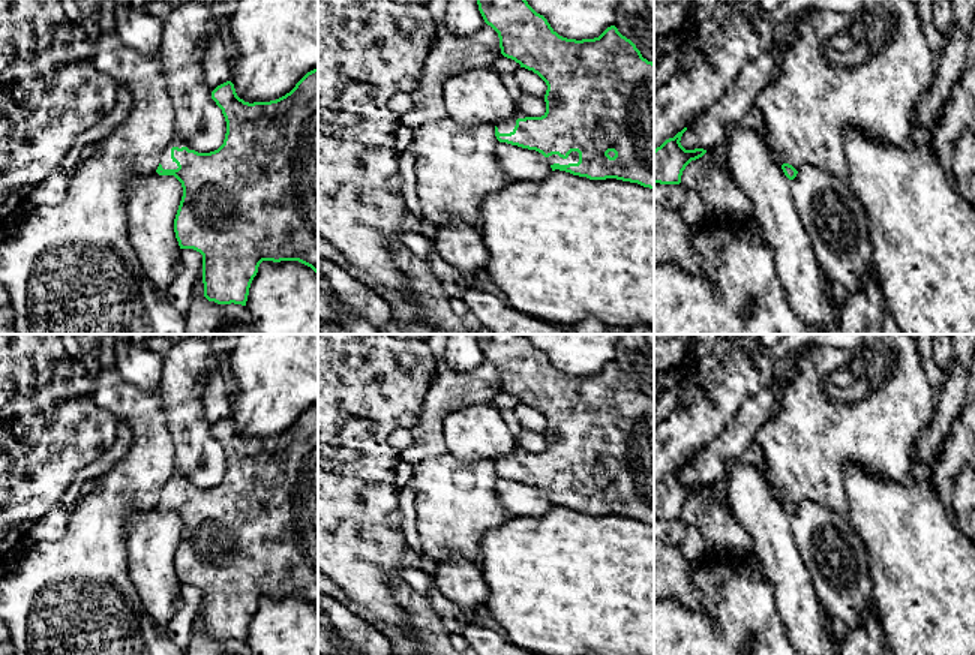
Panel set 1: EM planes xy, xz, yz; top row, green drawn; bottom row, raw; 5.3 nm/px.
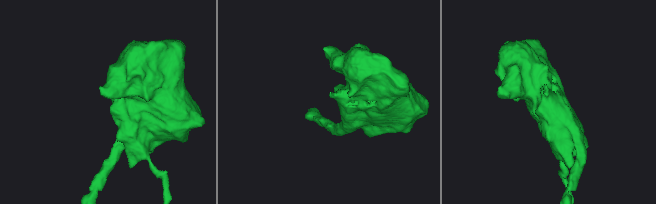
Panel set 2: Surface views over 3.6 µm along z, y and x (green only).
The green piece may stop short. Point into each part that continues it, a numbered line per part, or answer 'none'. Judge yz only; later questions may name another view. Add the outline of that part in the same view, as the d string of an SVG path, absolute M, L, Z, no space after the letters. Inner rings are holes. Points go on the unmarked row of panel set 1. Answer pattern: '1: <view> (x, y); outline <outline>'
none

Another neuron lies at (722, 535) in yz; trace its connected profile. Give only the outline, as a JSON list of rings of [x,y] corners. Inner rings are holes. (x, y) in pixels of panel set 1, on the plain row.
[[[710,487],[686,502],[681,520],[699,531],[705,553],[741,559],[753,553],[752,537],[735,522],[728,504],[712,498]]]

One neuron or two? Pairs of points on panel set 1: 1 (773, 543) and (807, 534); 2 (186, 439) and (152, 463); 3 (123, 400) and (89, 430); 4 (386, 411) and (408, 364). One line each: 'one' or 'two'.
1: two
2: two
3: two
4: one

